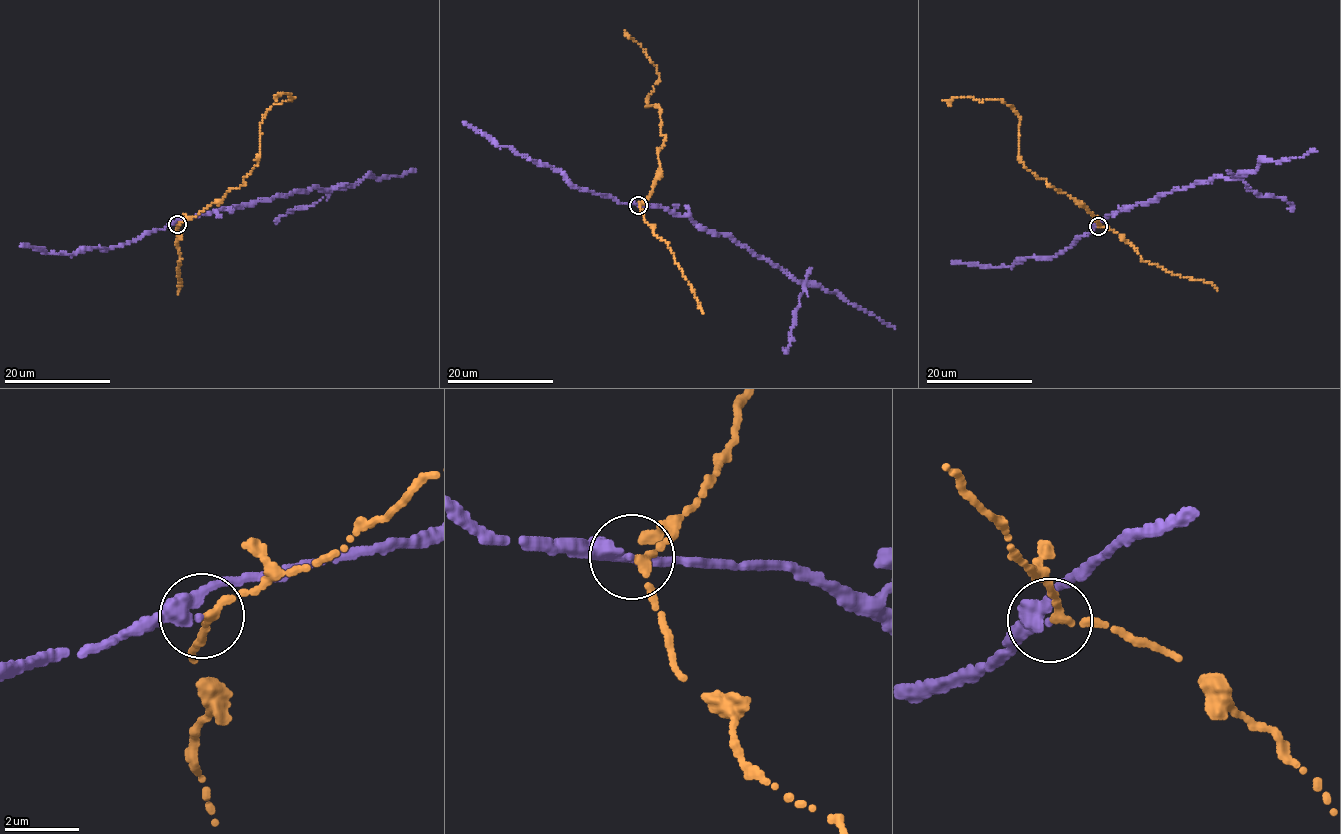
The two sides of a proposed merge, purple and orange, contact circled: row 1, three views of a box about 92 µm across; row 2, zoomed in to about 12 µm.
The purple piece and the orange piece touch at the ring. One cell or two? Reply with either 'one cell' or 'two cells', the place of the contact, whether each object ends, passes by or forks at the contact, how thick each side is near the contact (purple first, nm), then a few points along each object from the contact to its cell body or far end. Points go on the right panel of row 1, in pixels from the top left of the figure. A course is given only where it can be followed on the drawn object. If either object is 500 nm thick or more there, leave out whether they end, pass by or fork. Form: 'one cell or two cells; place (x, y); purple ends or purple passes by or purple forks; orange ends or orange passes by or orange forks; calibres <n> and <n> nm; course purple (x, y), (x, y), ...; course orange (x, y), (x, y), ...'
two cells; place (1098, 226); purple passes by; orange passes by; calibres 200 and 190 nm; course purple (1098, 226), (1136, 203), (1215, 177), (1232, 179), (1262, 162), (1299, 158), (1317, 151); course orange (1098, 226), (1083, 203), (1025, 168), (1012, 106), (958, 96), (949, 99), (951, 106)

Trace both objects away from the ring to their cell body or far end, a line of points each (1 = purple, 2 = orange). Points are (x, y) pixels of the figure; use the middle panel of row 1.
1: (638, 204), (667, 208), (680, 217), (691, 217), (703, 229), (730, 234), (796, 280), (839, 293), (895, 328)
2: (639, 204), (658, 178), (665, 138), (661, 111), (646, 107), (660, 79), (656, 67), (630, 38)

